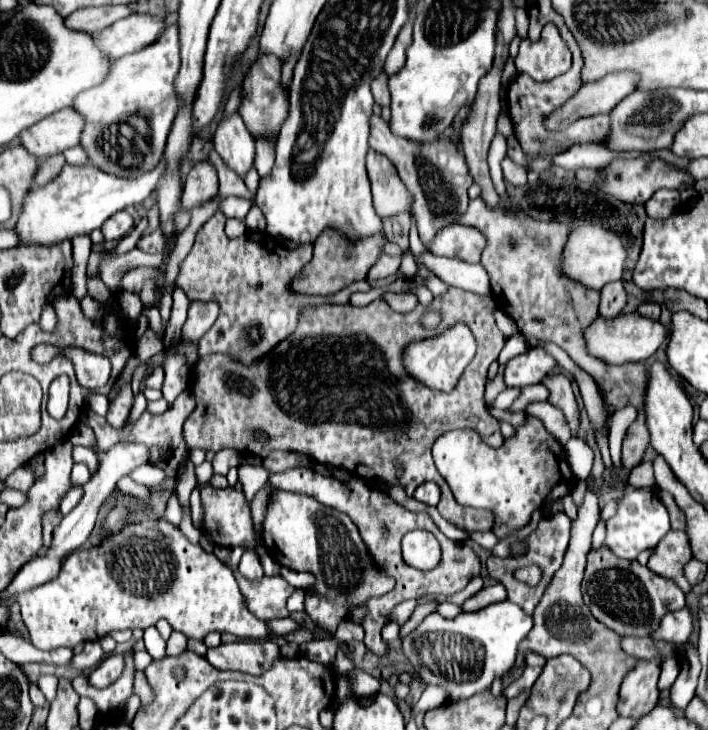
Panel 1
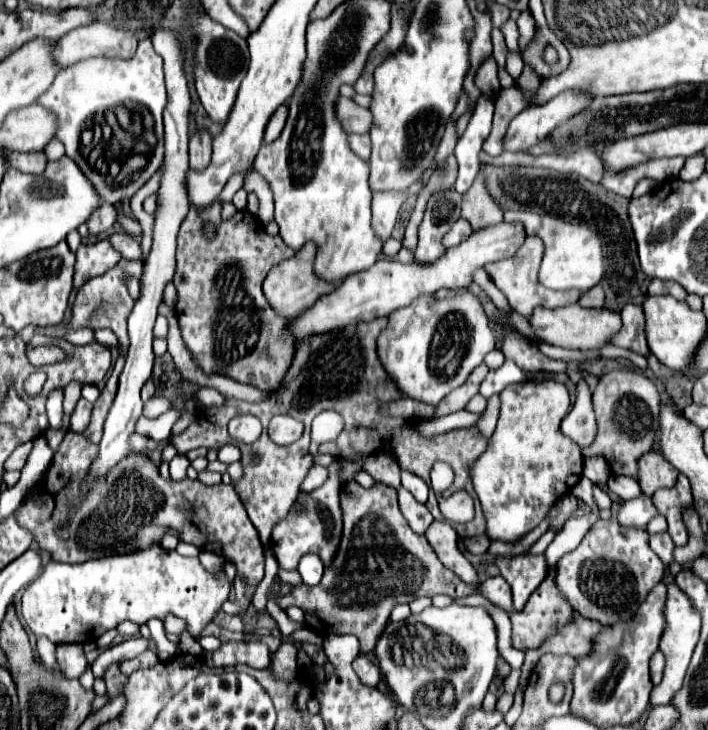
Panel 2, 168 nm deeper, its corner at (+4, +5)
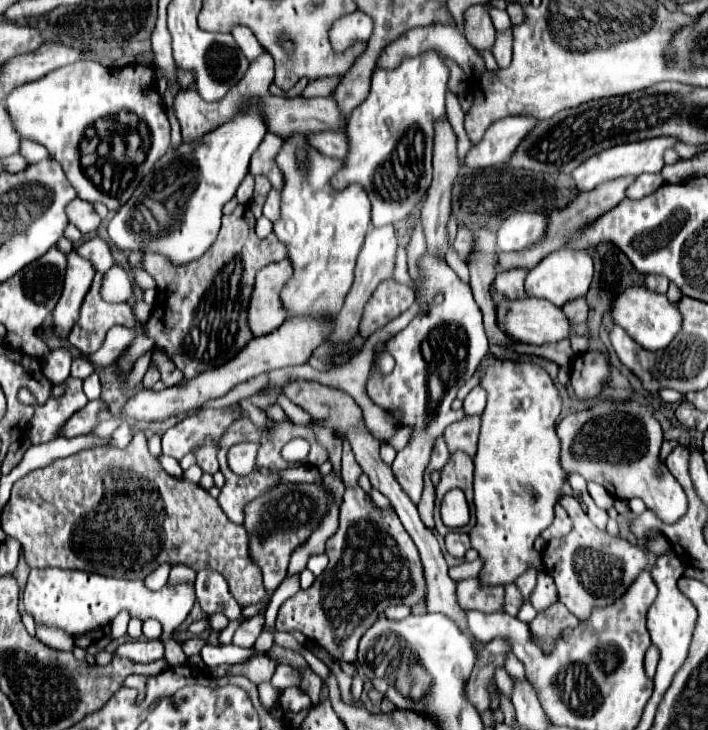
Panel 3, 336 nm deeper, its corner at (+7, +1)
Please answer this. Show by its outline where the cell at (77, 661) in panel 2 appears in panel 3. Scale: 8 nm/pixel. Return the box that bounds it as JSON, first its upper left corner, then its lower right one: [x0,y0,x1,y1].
[35,627,73,651]

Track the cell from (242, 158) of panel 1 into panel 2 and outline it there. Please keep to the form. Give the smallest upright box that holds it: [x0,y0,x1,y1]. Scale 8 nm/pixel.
[192,15,250,125]

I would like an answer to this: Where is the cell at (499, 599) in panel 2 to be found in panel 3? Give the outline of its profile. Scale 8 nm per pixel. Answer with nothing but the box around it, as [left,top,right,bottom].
[505,585,523,617]

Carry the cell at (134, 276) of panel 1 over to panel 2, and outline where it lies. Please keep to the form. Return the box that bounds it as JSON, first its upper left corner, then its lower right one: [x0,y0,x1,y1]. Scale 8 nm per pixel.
[70,259,142,353]

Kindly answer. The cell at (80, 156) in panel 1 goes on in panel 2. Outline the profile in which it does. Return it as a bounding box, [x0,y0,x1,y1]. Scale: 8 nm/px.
[44,139,64,161]

